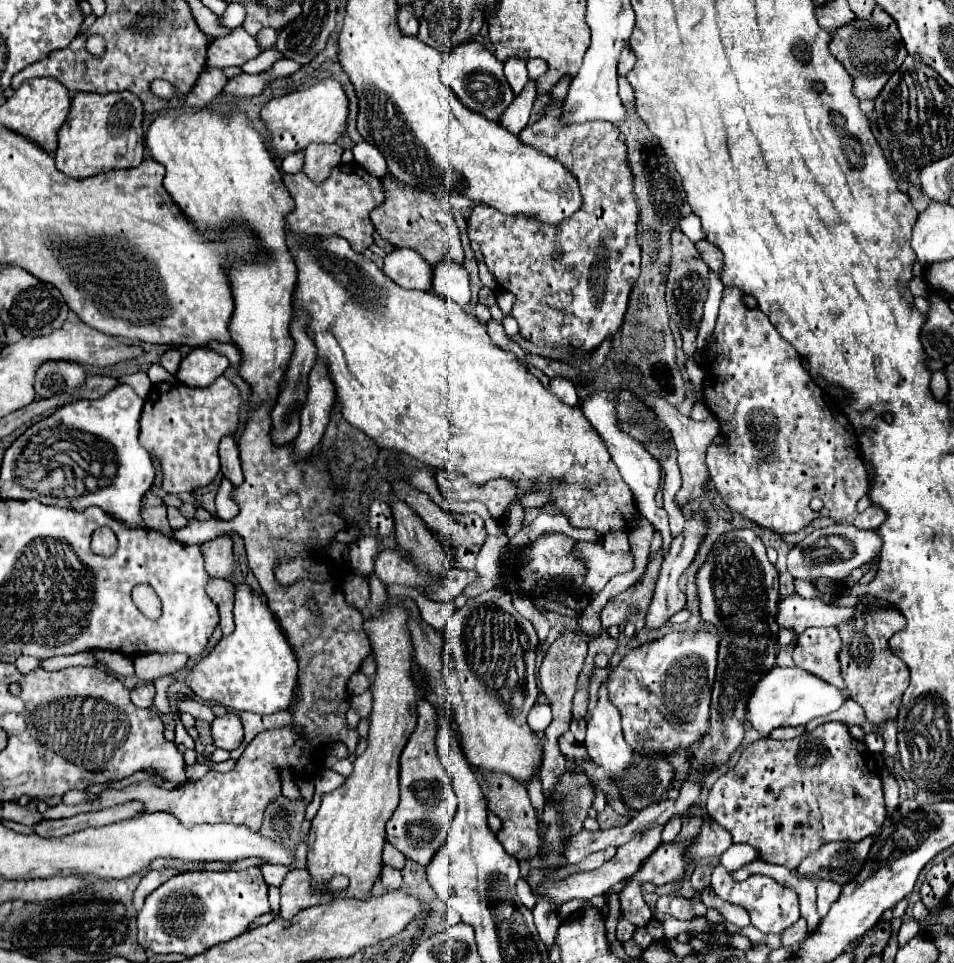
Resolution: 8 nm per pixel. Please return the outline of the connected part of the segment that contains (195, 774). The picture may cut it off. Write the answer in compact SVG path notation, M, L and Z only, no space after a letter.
M193 764L193 766L189 766L187 768L187 780L197 780L197 778L203 778L203 774L205 772L209 772L211 770L217 770L219 764L215 764L214 766L209 766L209 764Z

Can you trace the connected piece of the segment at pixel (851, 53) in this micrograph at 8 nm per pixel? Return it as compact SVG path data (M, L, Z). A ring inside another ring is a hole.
M881 8L873 10L873 18L857 20L853 22L853 26L845 26L845 30L839 30L837 34L833 34L831 54L853 76L853 92L857 94L859 100L877 98L877 94L883 90L887 80L907 58L907 50L901 42L901 34L897 30L895 20L889 18L889 14L883 12Z

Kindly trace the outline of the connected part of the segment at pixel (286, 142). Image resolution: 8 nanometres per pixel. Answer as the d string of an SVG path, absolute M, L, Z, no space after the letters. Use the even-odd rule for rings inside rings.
M323 80L307 90L291 92L287 96L267 102L261 108L259 118L265 122L265 128L269 132L271 150L277 156L283 156L305 150L309 144L335 142L345 132L347 112L349 112L349 102L341 84L335 80Z

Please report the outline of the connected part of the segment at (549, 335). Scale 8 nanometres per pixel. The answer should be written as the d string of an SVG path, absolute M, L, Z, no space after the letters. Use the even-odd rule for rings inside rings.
M563 100L545 106L543 116L533 126L527 126L519 138L565 164L565 168L579 180L583 206L559 226L545 226L531 218L505 216L491 206L477 204L469 216L467 234L471 240L479 242L485 264L495 274L499 286L517 296L511 314L519 322L521 336L531 342L567 340L579 348L581 354L583 350L595 350L605 338L615 336L623 324L629 294L641 272L641 246L637 242L639 206L633 192L633 172L627 162L627 144L621 140L619 128L605 120L565 126L561 124L561 108ZM555 248L563 250L559 260L553 256Z

